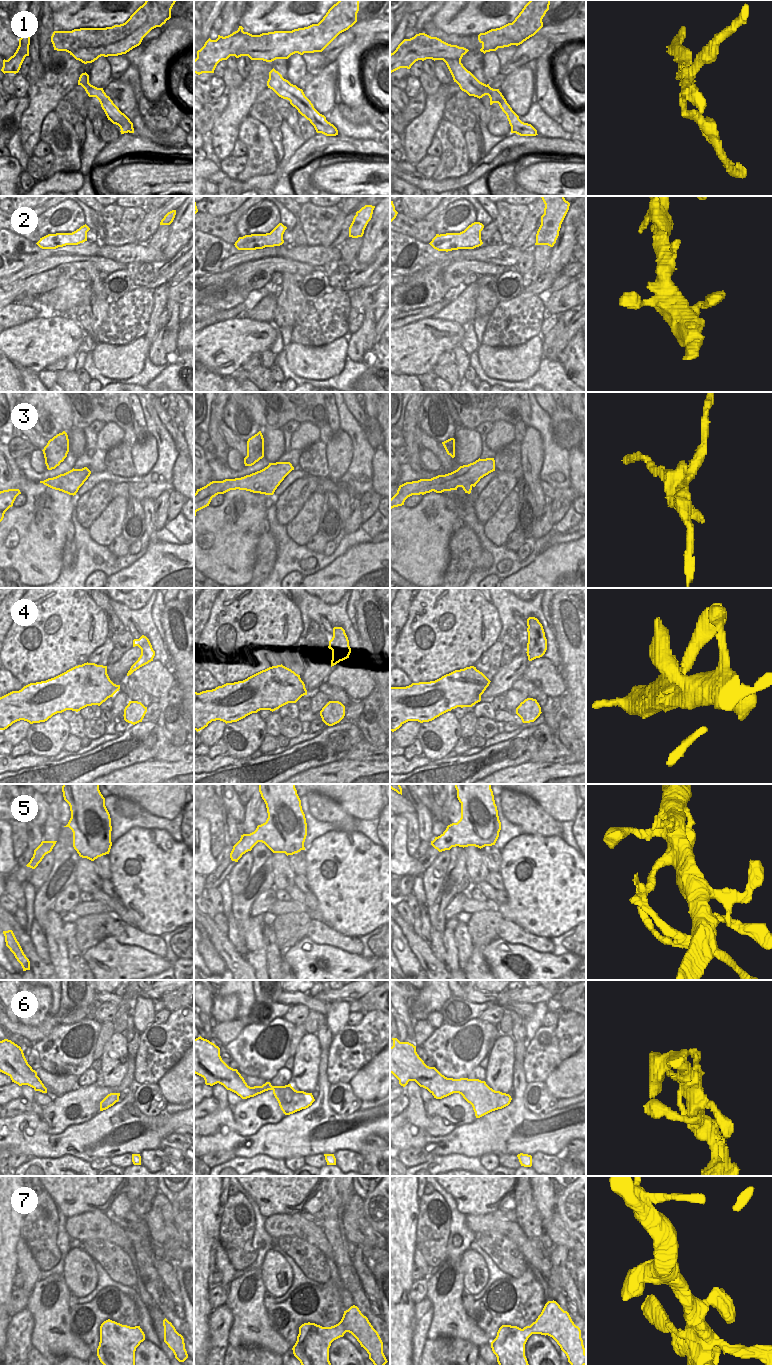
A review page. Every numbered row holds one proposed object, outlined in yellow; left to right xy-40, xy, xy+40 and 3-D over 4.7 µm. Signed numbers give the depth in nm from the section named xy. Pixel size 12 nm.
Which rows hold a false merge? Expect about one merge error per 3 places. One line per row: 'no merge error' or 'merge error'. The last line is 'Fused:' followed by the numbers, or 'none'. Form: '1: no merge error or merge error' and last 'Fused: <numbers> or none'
1: merge error
2: no merge error
3: merge error
4: no merge error
5: merge error
6: no merge error
7: no merge error
Fused: 1, 3, 5

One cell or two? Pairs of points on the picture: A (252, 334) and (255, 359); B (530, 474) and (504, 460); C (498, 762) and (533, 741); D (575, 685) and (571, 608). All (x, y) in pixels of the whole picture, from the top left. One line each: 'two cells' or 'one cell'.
A: two cells
B: two cells
C: one cell
D: one cell

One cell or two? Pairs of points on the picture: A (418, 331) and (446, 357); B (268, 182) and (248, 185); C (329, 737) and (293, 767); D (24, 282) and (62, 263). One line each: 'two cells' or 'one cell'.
A: two cells
B: one cell
C: one cell
D: one cell

